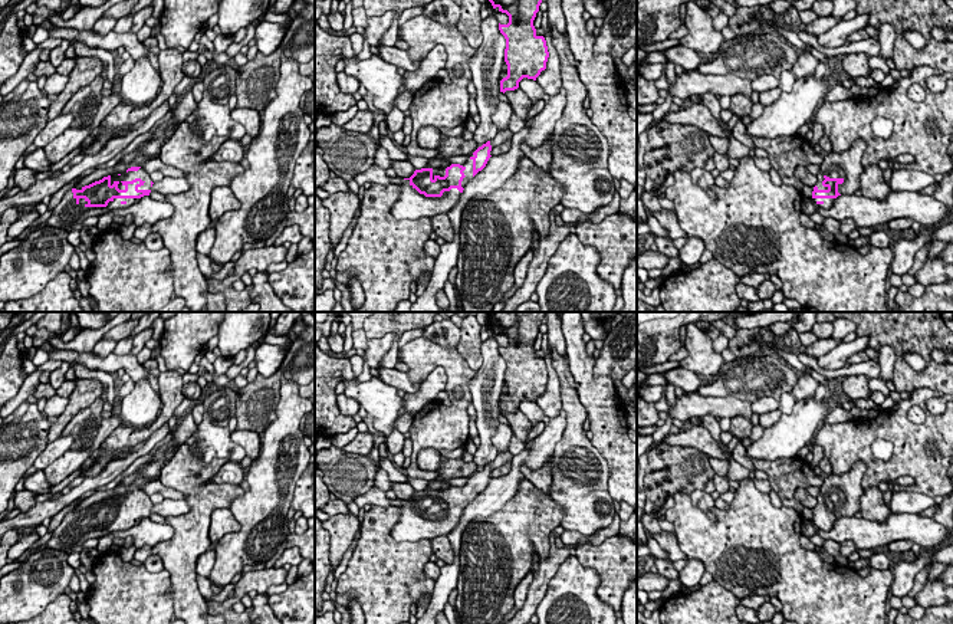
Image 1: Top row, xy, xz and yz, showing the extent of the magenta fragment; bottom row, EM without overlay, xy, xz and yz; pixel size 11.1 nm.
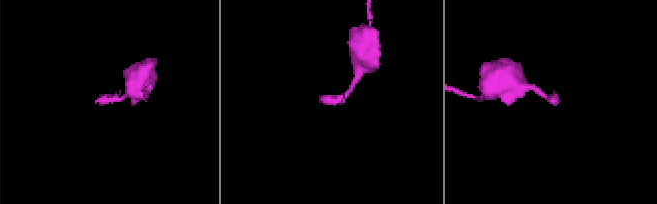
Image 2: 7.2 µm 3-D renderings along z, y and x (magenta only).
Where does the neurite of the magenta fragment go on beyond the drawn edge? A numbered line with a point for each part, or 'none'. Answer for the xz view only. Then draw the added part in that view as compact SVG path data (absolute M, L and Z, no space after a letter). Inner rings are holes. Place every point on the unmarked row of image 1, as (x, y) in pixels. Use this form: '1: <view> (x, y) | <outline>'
1: xz (411, 526) | M404 500L400 510L400 519L391 531L391 536L397 542L418 542L421 539L448 535L461 518L457 510L451 510L450 513L444 513L441 519L425 519L410 506L410 502Z

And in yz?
1: yz (847, 486) | M858 460L854 467L839 476L829 473L821 486L821 495L816 497L818 512L828 512L822 508L824 499L842 500L844 505L838 506L839 516L855 516L860 512L860 499L864 493L861 486L865 473L865 464Z

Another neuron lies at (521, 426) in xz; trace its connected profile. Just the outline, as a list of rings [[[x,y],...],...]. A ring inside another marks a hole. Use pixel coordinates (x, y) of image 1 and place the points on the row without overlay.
[[[519,410],[515,413],[506,413],[505,417],[510,424],[513,436],[520,439],[526,444],[525,449],[528,449],[528,443],[532,440],[528,434],[533,430],[530,421]]]

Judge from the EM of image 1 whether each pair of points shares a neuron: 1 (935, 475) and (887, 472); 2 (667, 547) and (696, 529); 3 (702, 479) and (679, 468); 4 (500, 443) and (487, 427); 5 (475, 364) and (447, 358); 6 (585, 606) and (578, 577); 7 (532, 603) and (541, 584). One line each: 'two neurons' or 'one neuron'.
1: one neuron
2: two neurons
3: one neuron
4: two neurons
5: two neurons
6: one neuron
7: one neuron

